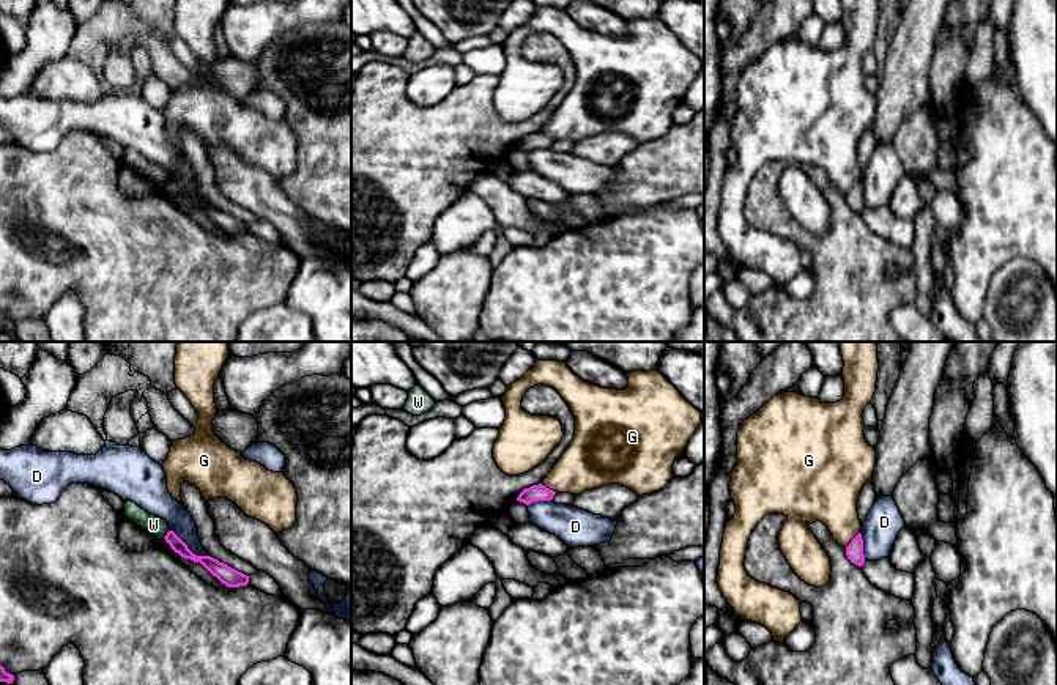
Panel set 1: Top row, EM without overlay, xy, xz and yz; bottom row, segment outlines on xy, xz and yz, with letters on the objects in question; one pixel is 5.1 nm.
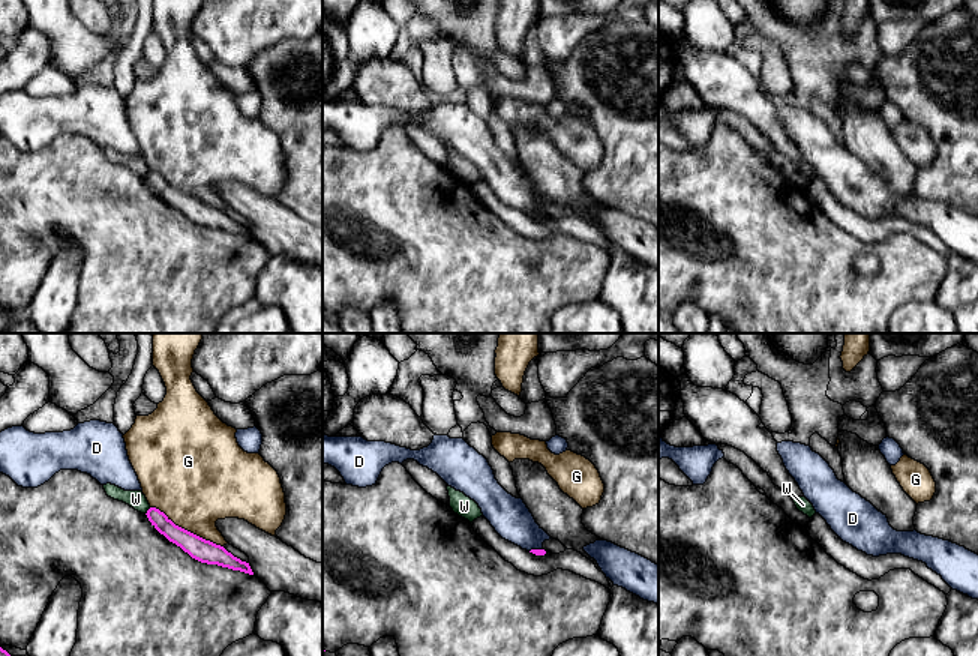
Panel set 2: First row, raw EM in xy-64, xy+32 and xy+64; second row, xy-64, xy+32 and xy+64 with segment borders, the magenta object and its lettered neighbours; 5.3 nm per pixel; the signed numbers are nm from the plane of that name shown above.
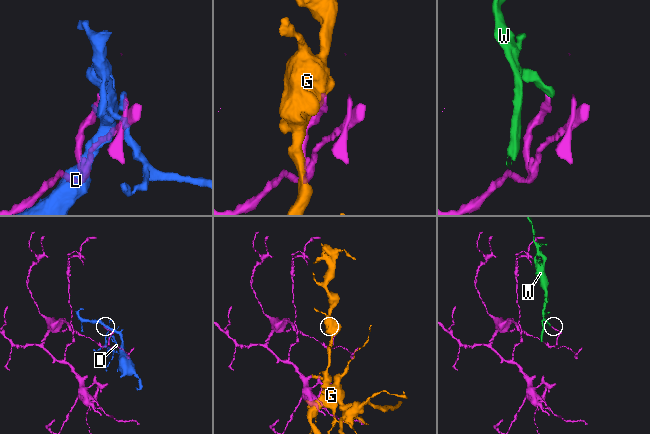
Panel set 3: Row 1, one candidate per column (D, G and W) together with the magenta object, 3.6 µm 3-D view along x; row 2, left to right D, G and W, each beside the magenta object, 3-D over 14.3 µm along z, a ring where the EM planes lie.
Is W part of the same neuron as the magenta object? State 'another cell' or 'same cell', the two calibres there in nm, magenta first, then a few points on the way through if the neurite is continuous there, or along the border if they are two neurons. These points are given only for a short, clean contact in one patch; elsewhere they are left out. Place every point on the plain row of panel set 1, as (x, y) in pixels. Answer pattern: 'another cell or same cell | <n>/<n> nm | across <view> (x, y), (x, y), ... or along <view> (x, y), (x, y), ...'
another cell | 70/100 nm

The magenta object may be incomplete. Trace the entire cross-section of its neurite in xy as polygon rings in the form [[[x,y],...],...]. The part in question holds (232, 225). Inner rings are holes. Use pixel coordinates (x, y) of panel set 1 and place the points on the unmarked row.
[[[169,178],[164,186],[175,200],[178,200],[184,206],[200,209],[213,224],[216,224],[227,235],[247,233],[247,230],[249,230],[247,222],[228,214],[224,209],[219,209],[217,206],[214,206],[211,203],[194,202],[187,195],[187,192],[173,178]]]

